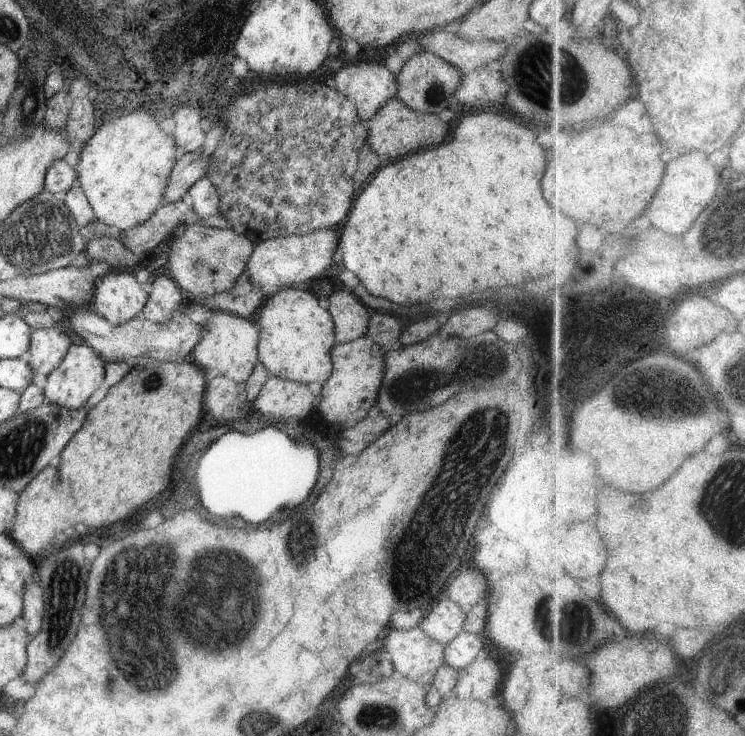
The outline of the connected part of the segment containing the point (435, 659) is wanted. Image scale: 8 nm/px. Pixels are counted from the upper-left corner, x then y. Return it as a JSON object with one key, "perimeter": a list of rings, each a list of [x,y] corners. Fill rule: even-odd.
{"perimeter":[[[419,626],[408,630],[391,628],[383,639],[383,651],[391,658],[395,673],[432,686],[440,666],[446,665],[444,645],[424,634]]]}

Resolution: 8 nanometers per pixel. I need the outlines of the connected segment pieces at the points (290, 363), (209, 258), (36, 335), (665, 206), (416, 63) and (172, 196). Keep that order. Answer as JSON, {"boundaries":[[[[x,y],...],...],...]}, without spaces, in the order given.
{"boundaries":[[[[288,287],[266,297],[260,314],[254,319],[260,340],[258,356],[266,366],[270,377],[310,384],[326,384],[334,372],[330,350],[336,344],[334,320],[328,310],[322,308],[309,288]]],[[[187,224],[168,242],[168,268],[170,276],[184,292],[200,300],[212,298],[230,290],[252,256],[254,243],[247,236],[232,230],[204,227],[202,224]]],[[[60,327],[32,329],[30,350],[26,357],[34,375],[47,376],[62,364],[73,342],[69,335]]],[[[694,152],[690,156],[682,156],[672,160],[668,164],[664,184],[658,190],[656,198],[652,200],[650,208],[646,210],[646,216],[654,222],[654,226],[670,232],[670,234],[686,234],[690,226],[694,228],[694,222],[702,216],[702,212],[710,206],[710,202],[718,196],[718,186],[722,182],[722,176],[716,166],[712,166],[710,158],[704,152]]],[[[422,51],[415,53],[405,62],[396,76],[396,82],[398,82],[398,92],[393,96],[394,99],[402,100],[408,108],[416,112],[440,114],[440,110],[444,110],[448,102],[454,100],[454,92],[462,82],[462,72],[456,66],[442,60],[440,56]]],[[[194,151],[186,153],[174,164],[170,178],[168,178],[168,186],[162,198],[162,205],[180,201],[187,198],[188,190],[194,186],[194,182],[202,180],[208,174],[208,166],[210,166],[210,158],[212,156],[202,156],[202,152]]]]}

